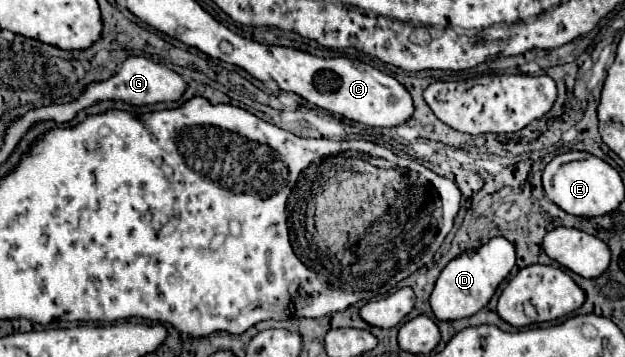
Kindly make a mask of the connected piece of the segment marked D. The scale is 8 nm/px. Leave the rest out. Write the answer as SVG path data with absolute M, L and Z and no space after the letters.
M491 238L487 244L483 244L477 252L473 254L461 254L459 258L451 260L431 294L431 308L437 320L459 320L459 318L469 318L483 310L491 296L495 294L497 286L507 278L507 274L515 266L515 248L509 240L505 238Z

